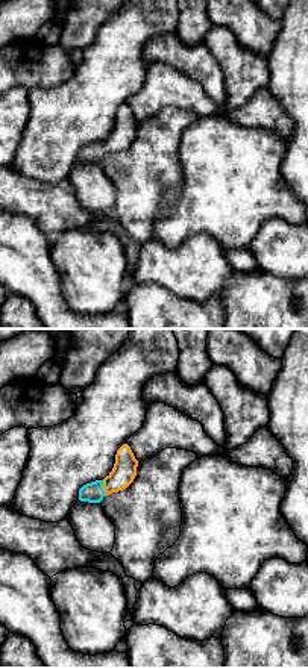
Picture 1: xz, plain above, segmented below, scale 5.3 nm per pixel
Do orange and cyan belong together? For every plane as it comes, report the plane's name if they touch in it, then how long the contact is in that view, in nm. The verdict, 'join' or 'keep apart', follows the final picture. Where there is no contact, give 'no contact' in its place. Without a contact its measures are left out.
contact in xz; length 80 nm

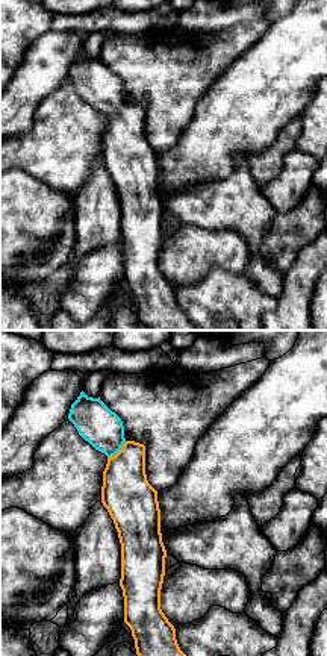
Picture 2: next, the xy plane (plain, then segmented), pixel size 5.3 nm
contact in xy; length 140 nm

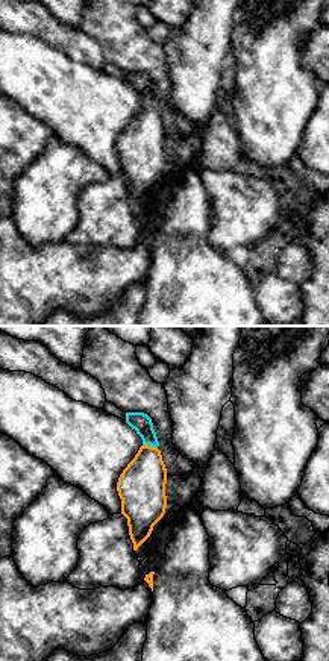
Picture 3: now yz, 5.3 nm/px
contact in yz; length 80 nm

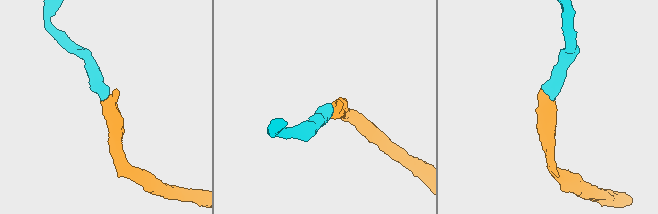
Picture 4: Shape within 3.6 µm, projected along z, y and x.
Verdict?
join

